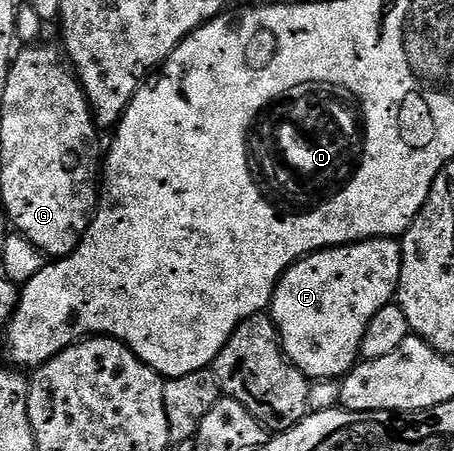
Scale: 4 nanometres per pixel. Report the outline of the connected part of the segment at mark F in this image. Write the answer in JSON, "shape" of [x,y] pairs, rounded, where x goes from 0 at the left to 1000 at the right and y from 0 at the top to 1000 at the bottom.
{"shape":[[[806,528],[800,537],[771,537],[767,545],[727,545],[722,554],[698,554],[692,563],[678,563],[661,572],[648,590],[630,599],[628,610],[610,623],[610,636],[601,650],[597,672],[597,703],[610,721],[610,738],[619,752],[619,774],[626,776],[639,803],[650,805],[665,820],[674,838],[683,843],[731,840],[749,843],[786,809],[800,763],[800,745],[808,736],[808,718],[846,678],[868,667],[883,610],[883,539],[874,528]]]}

